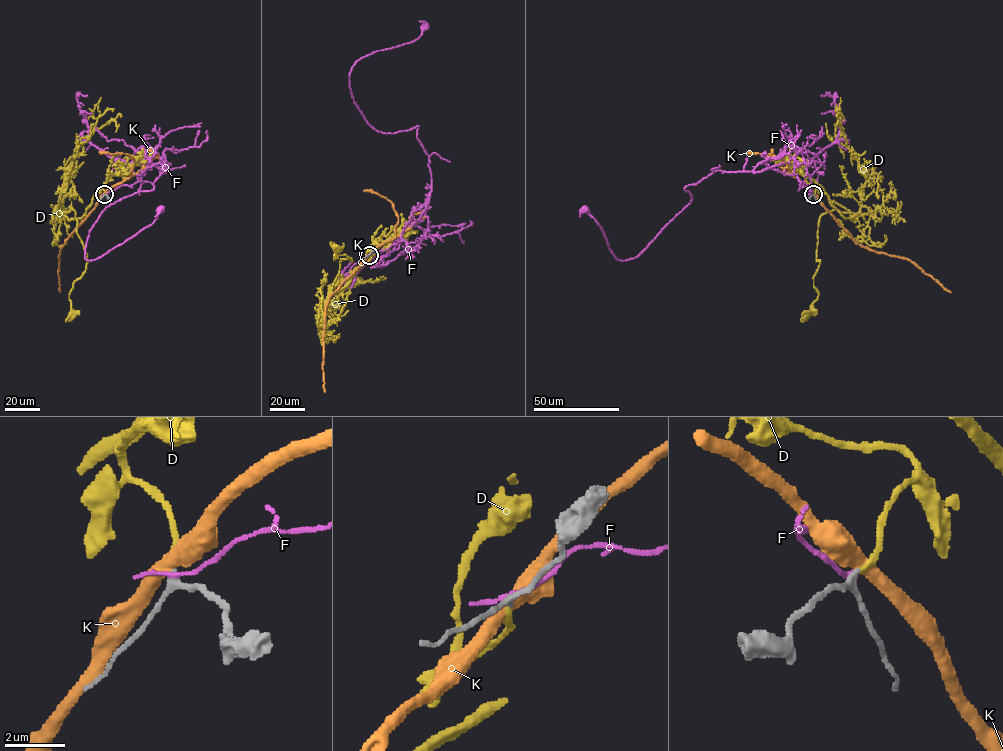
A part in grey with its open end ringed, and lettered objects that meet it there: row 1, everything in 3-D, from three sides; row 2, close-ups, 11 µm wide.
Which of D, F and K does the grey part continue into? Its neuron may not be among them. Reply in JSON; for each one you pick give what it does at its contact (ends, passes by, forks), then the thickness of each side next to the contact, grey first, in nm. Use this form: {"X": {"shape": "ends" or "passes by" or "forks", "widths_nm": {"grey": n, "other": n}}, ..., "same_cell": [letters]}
{"D": {"shape": "ends", "widths_nm": {"grey": 190, "other": 190}}, "same_cell": ["D"]}

